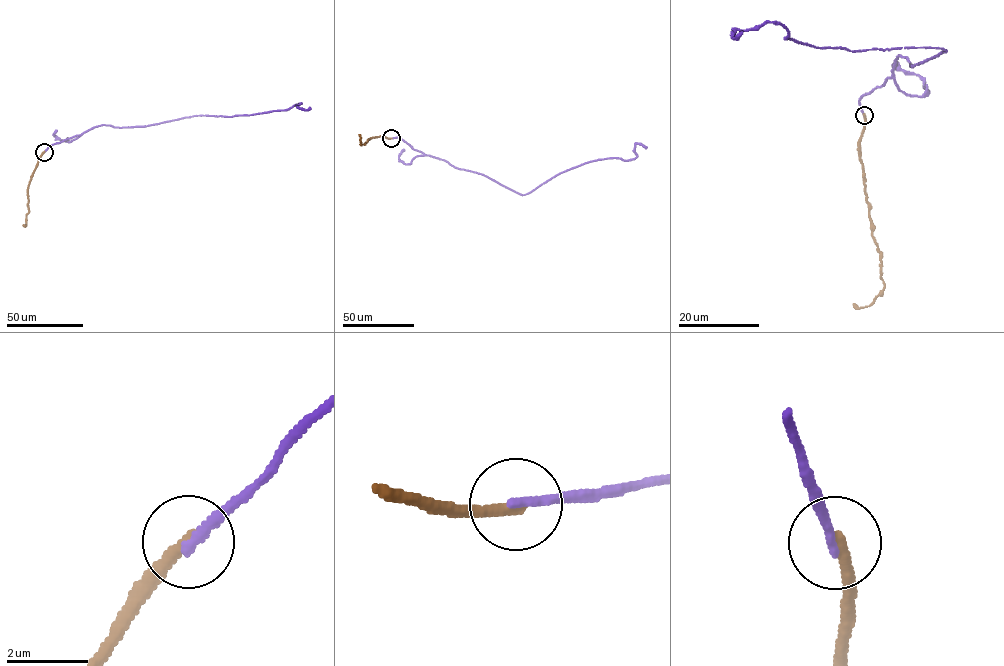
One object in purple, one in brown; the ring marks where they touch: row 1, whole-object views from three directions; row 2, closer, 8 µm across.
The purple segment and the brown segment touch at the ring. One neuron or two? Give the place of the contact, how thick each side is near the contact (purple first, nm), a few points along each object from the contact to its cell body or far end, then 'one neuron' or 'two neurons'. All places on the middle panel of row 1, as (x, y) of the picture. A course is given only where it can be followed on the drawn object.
(391, 138) | 240/300 nm | purple via (391, 138), (522, 195), (585, 163), (635, 158), (636, 143), (645, 148) | brown via (391, 138), (370, 138), (361, 145), (359, 134) | two neurons

